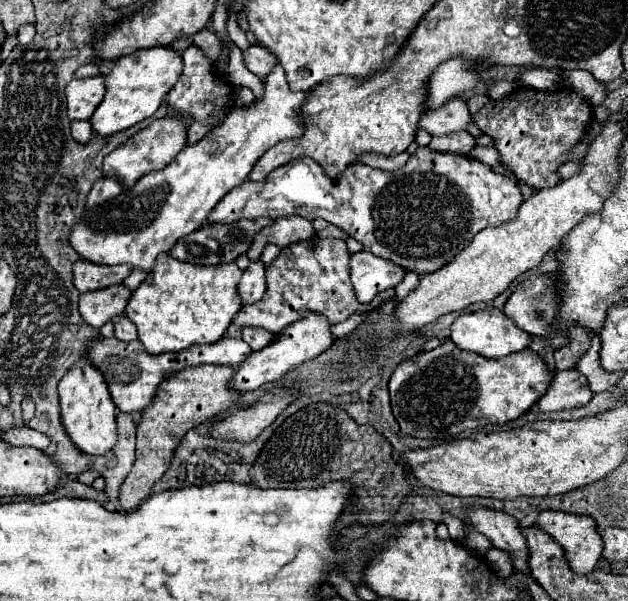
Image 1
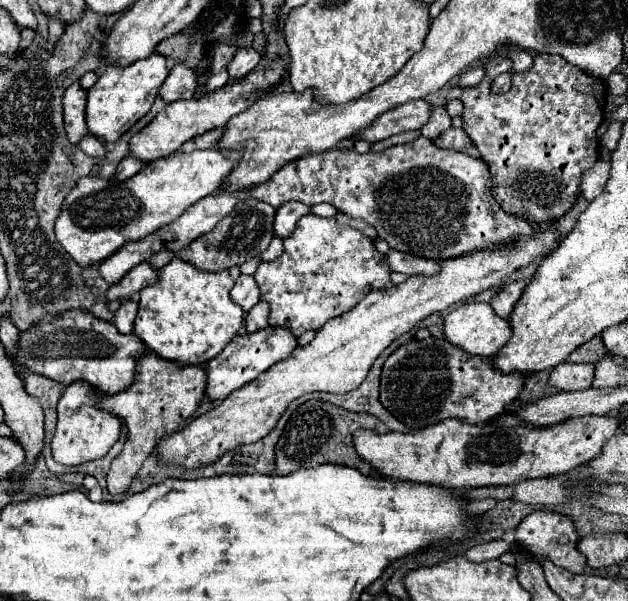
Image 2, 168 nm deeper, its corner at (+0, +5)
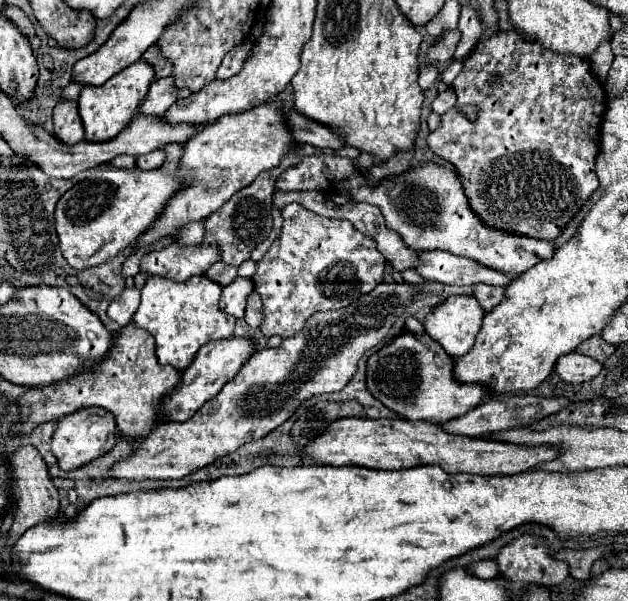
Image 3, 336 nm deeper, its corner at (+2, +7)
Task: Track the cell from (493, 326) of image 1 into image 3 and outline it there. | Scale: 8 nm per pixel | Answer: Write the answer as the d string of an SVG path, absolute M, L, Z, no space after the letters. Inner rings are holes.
M450 296L426 316L424 328L450 356L460 358L474 346L484 314L474 296Z

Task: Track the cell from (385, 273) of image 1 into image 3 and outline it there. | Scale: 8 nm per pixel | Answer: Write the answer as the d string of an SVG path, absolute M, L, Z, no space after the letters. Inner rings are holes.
M442 250L434 252L418 252L414 270L424 280L436 280L444 284L494 284L506 286L510 280L504 272L486 268L470 258L446 254Z

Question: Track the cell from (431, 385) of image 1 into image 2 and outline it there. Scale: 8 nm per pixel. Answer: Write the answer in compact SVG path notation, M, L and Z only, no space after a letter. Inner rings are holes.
M412 338L386 358L380 376L380 402L412 430L446 418L480 424L502 416L520 394L524 380L524 374L502 374L492 368L490 358L466 354L444 338Z

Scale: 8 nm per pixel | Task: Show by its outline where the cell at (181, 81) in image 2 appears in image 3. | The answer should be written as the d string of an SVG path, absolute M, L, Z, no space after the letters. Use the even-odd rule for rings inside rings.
M158 78L152 82L148 96L144 98L140 112L148 116L162 116L174 102L178 100L178 88L174 86L174 78Z

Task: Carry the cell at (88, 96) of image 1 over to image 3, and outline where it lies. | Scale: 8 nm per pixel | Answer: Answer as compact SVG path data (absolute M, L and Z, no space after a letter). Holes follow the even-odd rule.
M62 100L54 108L54 134L66 144L84 142L84 126L78 114L78 102Z

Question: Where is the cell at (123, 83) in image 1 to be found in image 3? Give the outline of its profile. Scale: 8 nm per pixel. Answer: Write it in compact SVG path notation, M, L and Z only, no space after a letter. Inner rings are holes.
M138 60L132 66L124 68L118 76L112 76L102 86L84 86L82 94L78 98L78 110L80 110L80 118L84 122L86 140L104 142L104 140L112 140L116 134L120 134L122 126L126 126L126 122L130 122L130 118L134 118L134 114L138 112L142 100L148 94L152 80L154 80L154 70L150 70L150 66L146 66L146 62Z

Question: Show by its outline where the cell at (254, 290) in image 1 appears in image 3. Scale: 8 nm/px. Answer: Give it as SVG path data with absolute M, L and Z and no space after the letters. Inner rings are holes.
M238 276L234 282L224 286L224 292L222 292L222 298L220 298L220 308L226 314L242 318L244 316L244 308L246 308L246 298L252 292L254 292L252 280Z

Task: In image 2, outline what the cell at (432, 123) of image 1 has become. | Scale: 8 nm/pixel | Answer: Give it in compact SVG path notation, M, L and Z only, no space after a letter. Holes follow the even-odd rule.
M412 100L408 104L396 106L388 112L384 112L380 118L376 118L368 128L362 132L356 132L350 140L366 140L366 142L378 142L384 138L390 138L400 132L410 132L410 130L420 130L428 118L430 118L432 104L424 100Z

